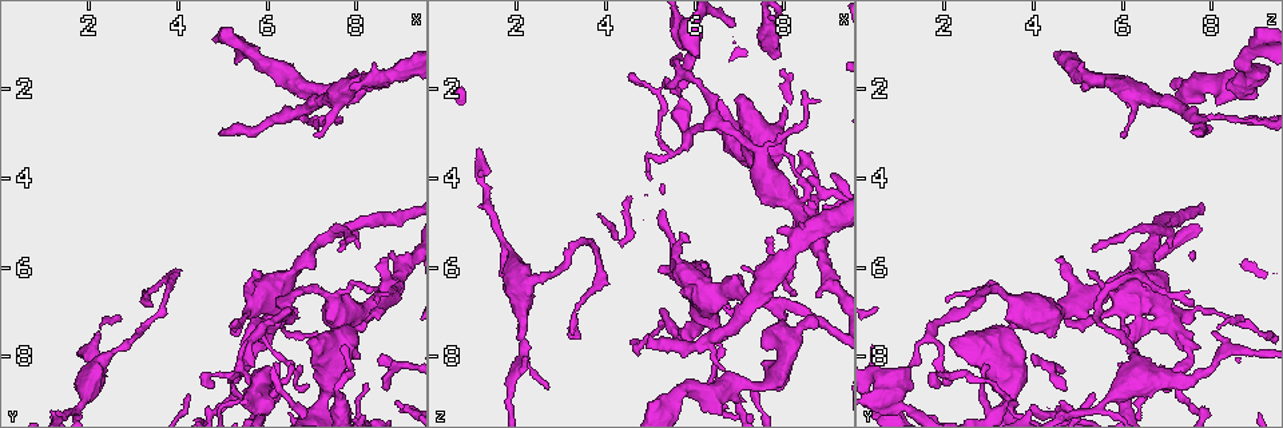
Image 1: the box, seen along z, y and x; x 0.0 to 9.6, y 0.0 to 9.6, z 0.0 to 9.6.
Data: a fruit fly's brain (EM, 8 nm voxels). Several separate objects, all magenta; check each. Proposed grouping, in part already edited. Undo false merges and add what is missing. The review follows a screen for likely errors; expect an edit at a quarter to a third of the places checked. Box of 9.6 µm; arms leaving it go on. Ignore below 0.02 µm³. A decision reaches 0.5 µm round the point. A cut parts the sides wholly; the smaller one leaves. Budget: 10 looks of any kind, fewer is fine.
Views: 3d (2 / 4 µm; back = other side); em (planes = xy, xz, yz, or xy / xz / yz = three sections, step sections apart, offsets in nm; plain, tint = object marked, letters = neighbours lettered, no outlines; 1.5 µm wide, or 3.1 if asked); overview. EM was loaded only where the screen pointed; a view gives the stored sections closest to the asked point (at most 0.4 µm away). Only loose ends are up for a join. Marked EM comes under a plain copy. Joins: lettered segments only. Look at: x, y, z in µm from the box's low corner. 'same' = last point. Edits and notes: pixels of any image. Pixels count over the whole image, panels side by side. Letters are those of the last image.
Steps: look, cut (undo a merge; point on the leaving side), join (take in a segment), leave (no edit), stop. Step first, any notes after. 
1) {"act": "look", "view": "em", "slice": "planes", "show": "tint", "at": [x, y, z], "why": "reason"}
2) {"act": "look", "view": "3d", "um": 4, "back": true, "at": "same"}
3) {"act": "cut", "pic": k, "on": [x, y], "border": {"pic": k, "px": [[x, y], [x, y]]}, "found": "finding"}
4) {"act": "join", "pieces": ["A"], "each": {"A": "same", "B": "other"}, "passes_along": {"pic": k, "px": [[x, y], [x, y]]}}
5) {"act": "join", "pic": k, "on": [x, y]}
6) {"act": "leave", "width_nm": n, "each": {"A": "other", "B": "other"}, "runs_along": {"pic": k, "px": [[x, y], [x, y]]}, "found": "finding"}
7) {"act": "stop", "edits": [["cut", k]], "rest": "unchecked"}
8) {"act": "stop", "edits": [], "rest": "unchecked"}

{"act": "look", "view": "3d", "um": 4, "at": [4.90, 3.00, 7.60], "why": "an open end"}

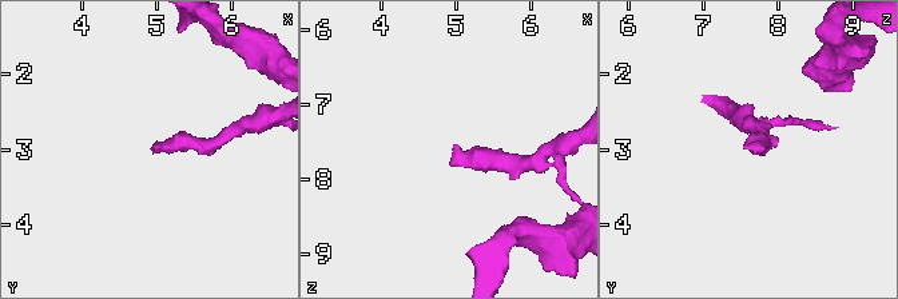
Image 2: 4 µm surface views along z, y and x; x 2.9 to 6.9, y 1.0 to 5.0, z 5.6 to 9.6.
{"act": "look", "view": "em", "slice": "planes", "show": "letters", "at": [4.95, 3.05, 7.65]}

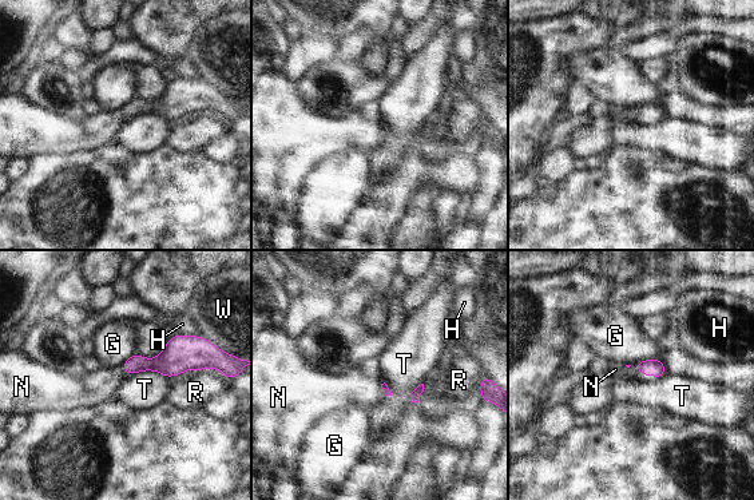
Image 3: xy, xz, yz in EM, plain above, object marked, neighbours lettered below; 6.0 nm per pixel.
{"act": "join", "pieces": ["N"], "each": {"G": "other", "H": "other", "N": "same", "R": "other", "T": "other", "W": "other"}, "passes_along": {"pic": 3, "px": [[657, 368], [641, 370], [615, 369]]}, "found": "the cell continues"}

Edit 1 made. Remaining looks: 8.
{"act": "look", "view": "3d", "um": 2, "at": [8.80, 1.90, 7.20], "why": "stops while still wide"}

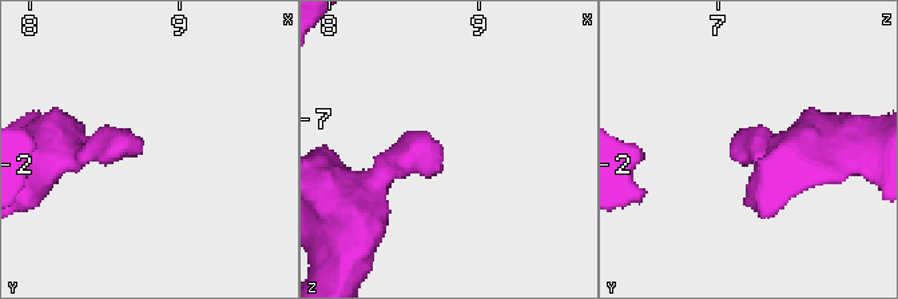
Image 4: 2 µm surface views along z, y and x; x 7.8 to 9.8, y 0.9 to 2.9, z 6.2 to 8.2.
{"act": "look", "view": "em", "slice": "planes", "show": "tint", "at": [8.76, 1.84, 7.20]}

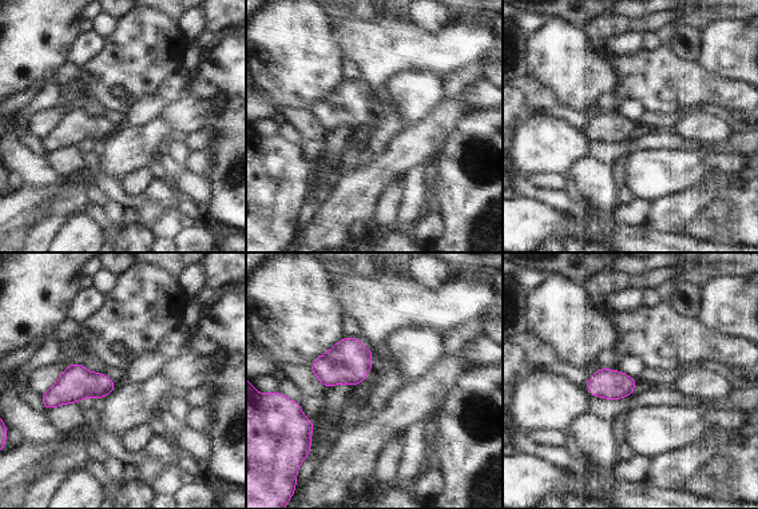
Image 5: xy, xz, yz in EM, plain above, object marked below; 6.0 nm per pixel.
{"act": "look", "view": "em", "slice": "planes", "show": "letters", "at": "same"}

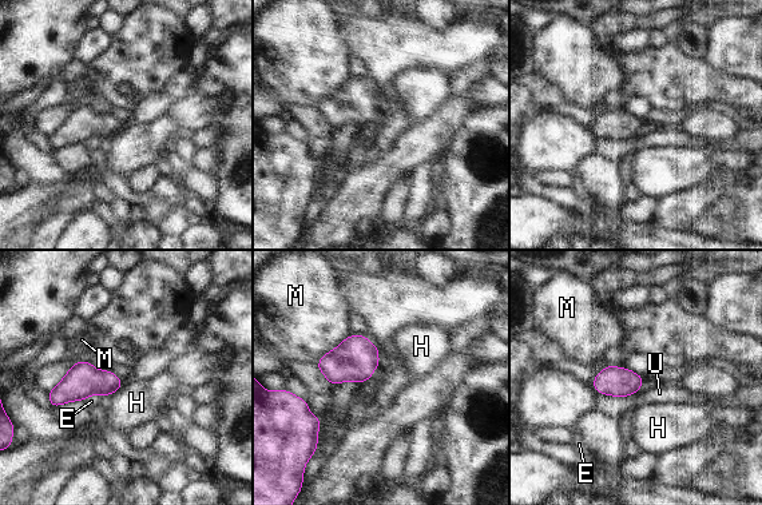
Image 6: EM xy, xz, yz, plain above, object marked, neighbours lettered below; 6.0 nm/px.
{"act": "leave", "longest_contact_nm": ["M", 280], "each": {"E": "other", "H": "other", "M": "other", "U": "other"}, "border": {"pic": 6, "px": [[124, 381], [110, 396]]}, "found": "none of them fits"}

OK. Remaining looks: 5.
{"act": "look", "view": "em", "slice": "xy", "step": 8, "show": "letters", "at": [8.55, 5.80, 4.50]}

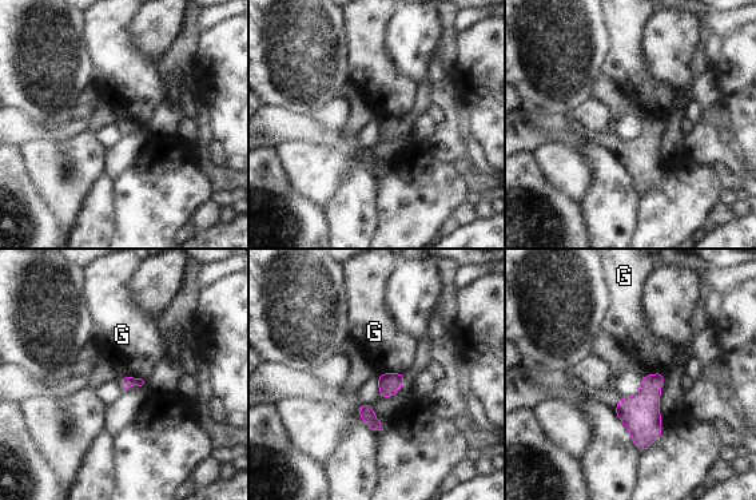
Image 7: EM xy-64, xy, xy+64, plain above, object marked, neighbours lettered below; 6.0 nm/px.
{"act": "look", "view": "em", "slice": "planes", "show": "letters", "at": "same", "why": "cut it another way"}

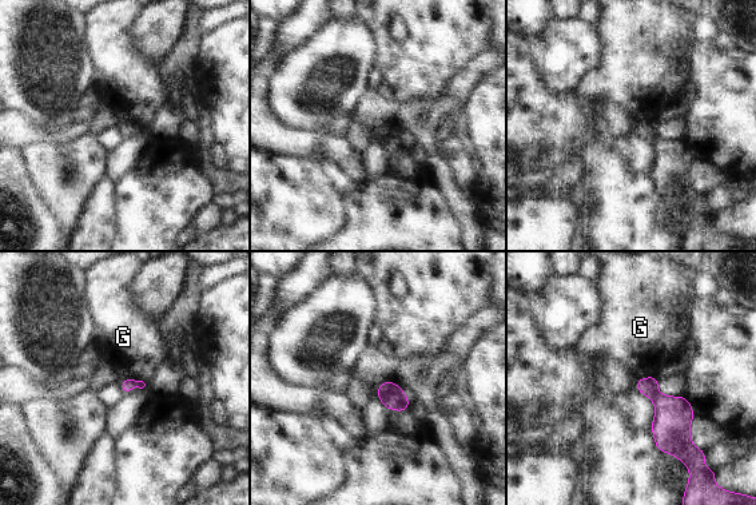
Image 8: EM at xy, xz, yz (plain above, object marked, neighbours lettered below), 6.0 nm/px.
{"act": "leave", "each": {"G": "other"}, "border": {"pic": 8, "px": [[128, 377], [143, 382]]}, "found": "no lettered segment goes on from it"}

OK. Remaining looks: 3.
{"act": "look", "view": "em", "slice": "xy", "step": 4, "show": "letters", "at": [6.90, 8.60, 7.05], "why": "thin end"}

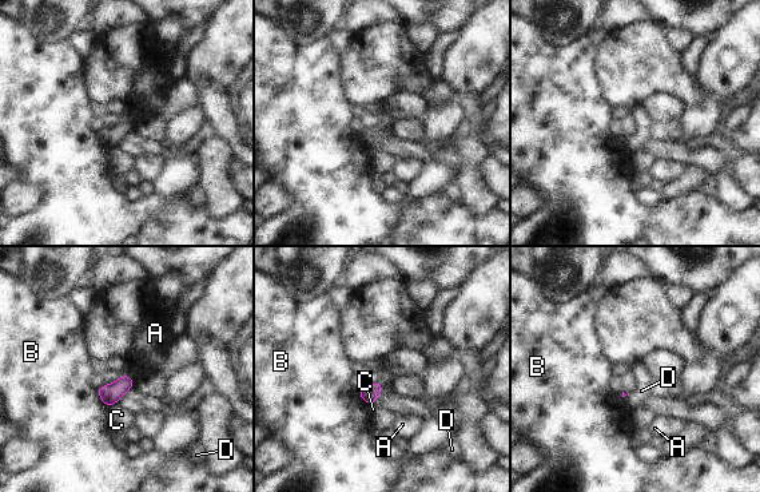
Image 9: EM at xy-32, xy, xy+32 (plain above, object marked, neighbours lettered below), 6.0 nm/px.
{"act": "look", "view": "em", "slice": "planes", "show": "letters", "at": "same", "why": "another direction"}

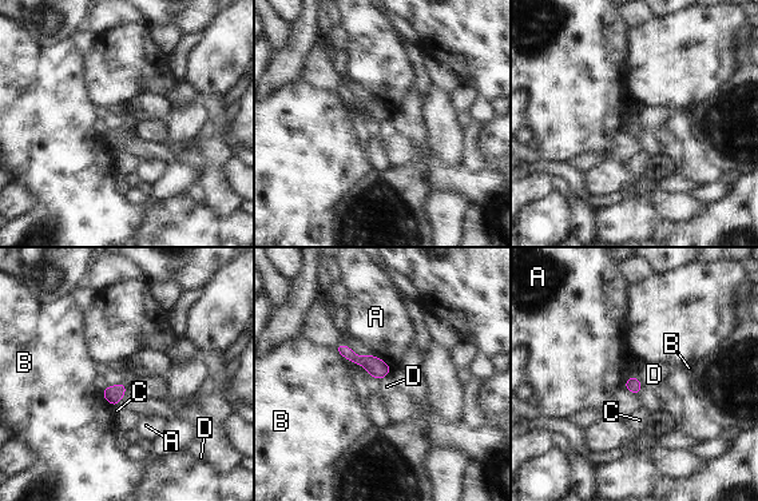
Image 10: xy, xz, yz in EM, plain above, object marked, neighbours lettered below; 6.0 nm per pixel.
{"act": "leave", "width_nm": 90, "each": {"A": "other", "B": "other", "C": "other", "D": "other"}, "runs_along": {"pic": 10, "px": [[340, 348], [387, 370]]}, "found": "none of them fits"}

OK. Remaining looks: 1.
{"act": "stop", "edits": [["join", 3]], "rest": "unchecked"}

